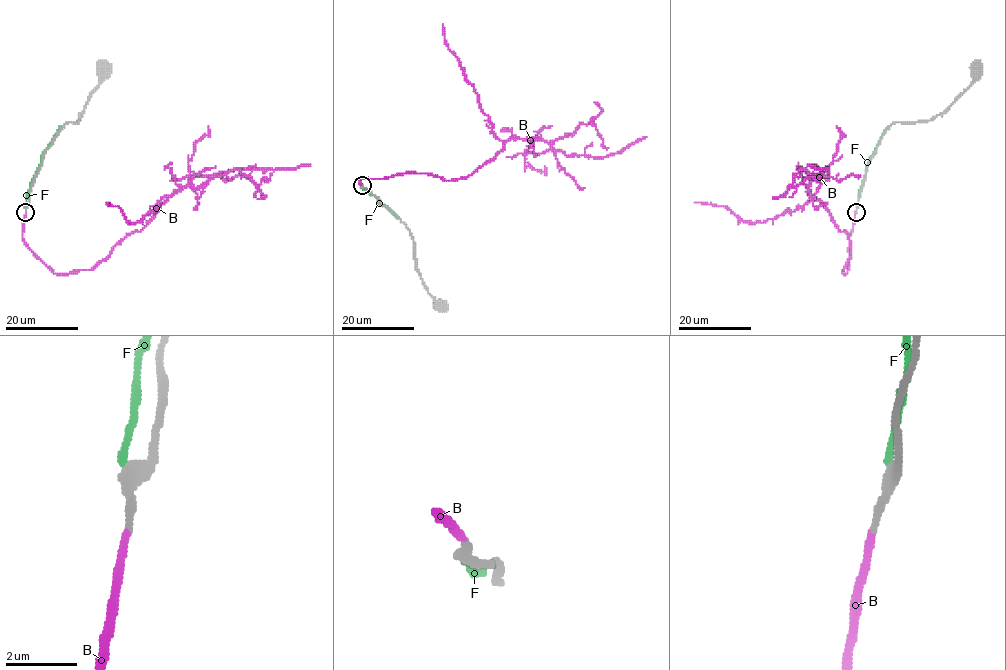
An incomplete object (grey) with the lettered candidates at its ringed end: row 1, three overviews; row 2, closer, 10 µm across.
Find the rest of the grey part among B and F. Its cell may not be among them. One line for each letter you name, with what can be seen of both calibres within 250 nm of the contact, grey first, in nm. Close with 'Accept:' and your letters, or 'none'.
B: calibres 200 and 190 nm
Accept: B

